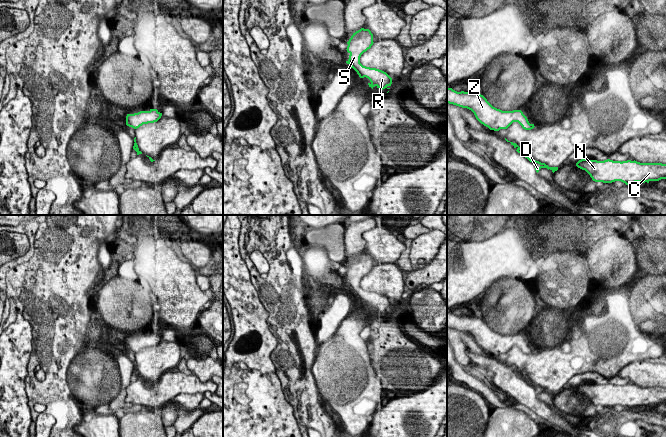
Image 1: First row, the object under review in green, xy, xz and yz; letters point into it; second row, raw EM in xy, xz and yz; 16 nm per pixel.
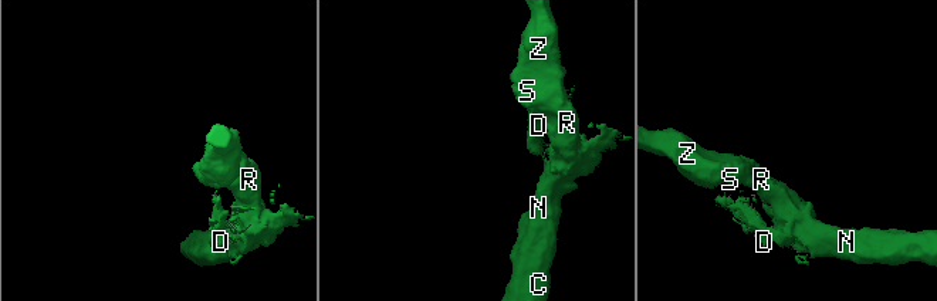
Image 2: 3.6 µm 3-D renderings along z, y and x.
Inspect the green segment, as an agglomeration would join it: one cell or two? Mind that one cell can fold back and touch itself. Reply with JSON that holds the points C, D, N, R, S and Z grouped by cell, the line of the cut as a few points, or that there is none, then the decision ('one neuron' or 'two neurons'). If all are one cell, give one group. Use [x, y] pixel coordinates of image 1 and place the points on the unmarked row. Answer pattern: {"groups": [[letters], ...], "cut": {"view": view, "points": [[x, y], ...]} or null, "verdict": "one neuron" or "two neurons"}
{"groups": [["C", "D", "N", "R", "S", "Z"]], "cut": null, "verdict": "one neuron"}

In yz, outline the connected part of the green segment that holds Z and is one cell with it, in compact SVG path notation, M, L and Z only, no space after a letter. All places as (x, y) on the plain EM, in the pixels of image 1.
M447 310L447 327L471 334L476 343L490 354L507 353L513 346L518 346L523 353L531 354L530 348L521 334L502 335L493 331L487 323L476 316L457 316Z

